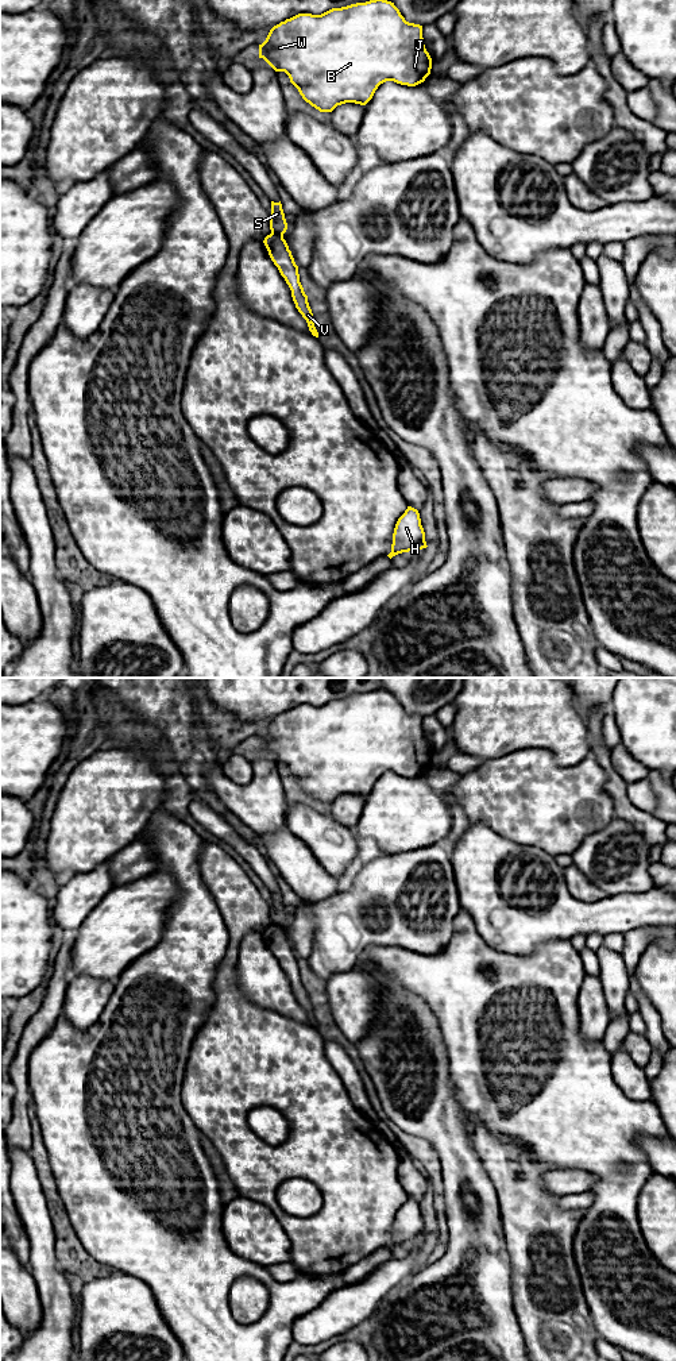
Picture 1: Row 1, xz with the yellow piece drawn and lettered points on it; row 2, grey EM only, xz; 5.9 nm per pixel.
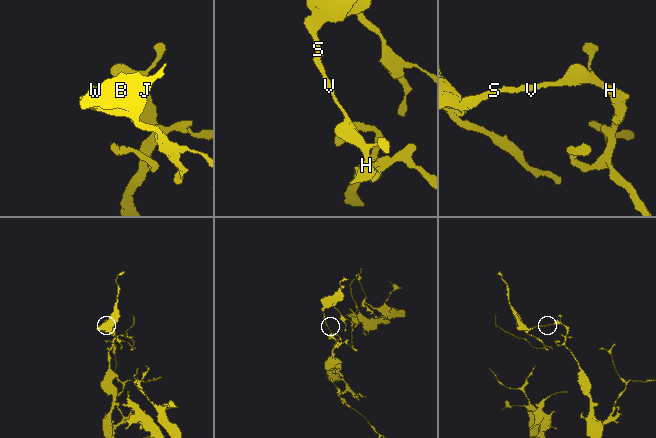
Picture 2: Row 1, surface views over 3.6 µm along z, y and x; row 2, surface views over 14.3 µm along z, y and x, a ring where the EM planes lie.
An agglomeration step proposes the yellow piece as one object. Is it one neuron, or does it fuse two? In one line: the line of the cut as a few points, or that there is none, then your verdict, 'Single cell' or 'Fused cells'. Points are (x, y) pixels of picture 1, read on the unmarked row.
Split along xz (271, 922), (282, 928). Fused cells

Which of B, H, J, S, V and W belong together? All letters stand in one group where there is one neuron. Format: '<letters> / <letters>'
B J S W / H V

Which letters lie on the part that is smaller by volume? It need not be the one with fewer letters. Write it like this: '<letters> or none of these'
B, J, S, W

